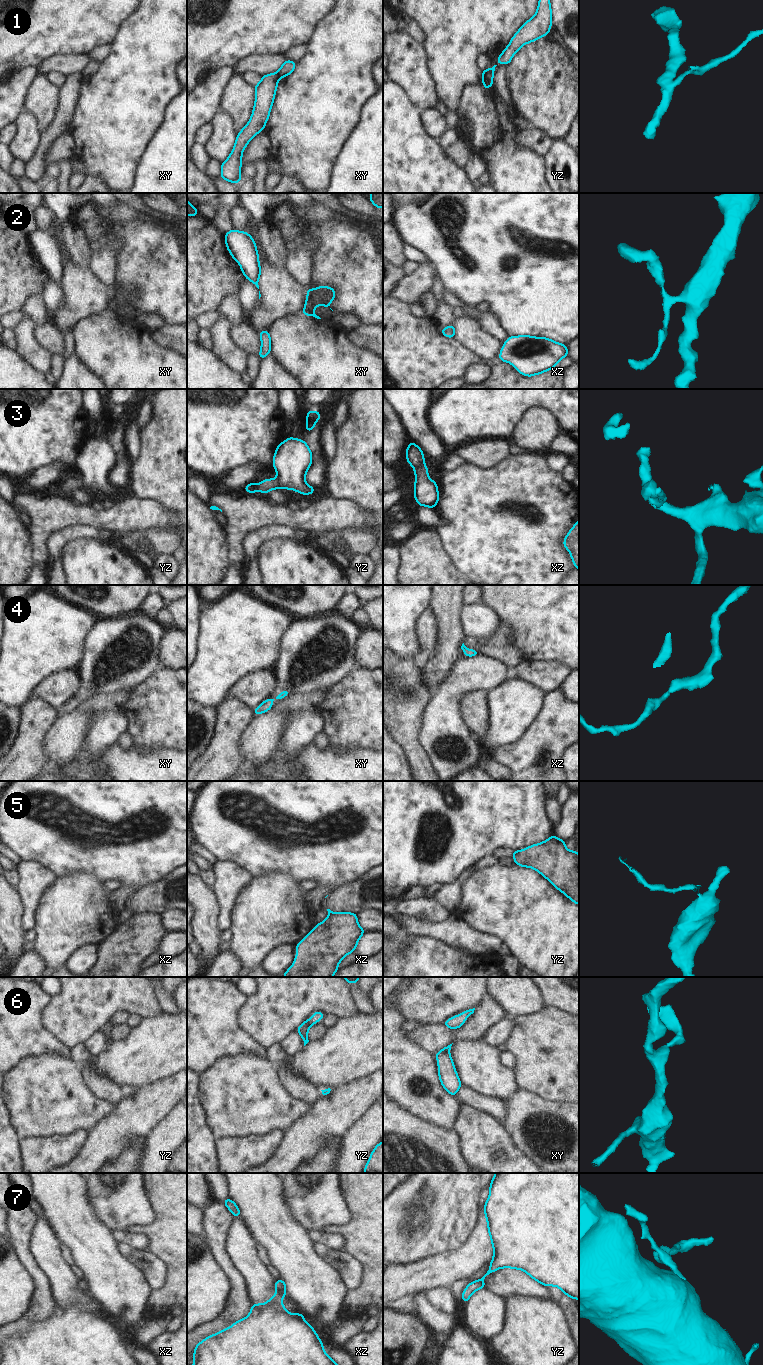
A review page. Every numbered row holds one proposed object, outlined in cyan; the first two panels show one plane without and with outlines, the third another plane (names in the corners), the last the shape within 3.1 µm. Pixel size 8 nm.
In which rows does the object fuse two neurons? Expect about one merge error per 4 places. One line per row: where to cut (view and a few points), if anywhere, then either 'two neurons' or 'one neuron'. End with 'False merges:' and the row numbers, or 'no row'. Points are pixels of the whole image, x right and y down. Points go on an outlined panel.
1: cut xy (275, 73), (279, 78); two neurons
2: cut none; one neuron
3: cut none; one neuron
4: cut none; one neuron
5: cut yz (518, 851), (513, 856); two neurons
6: cut none; one neuron
7: cut none; one neuron
False merges: 1, 5

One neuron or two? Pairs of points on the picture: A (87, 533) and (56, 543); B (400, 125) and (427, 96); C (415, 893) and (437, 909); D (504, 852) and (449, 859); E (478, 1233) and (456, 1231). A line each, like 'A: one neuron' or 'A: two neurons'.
A: one neuron
B: two neurons
C: two neurons
D: two neurons
E: two neurons

